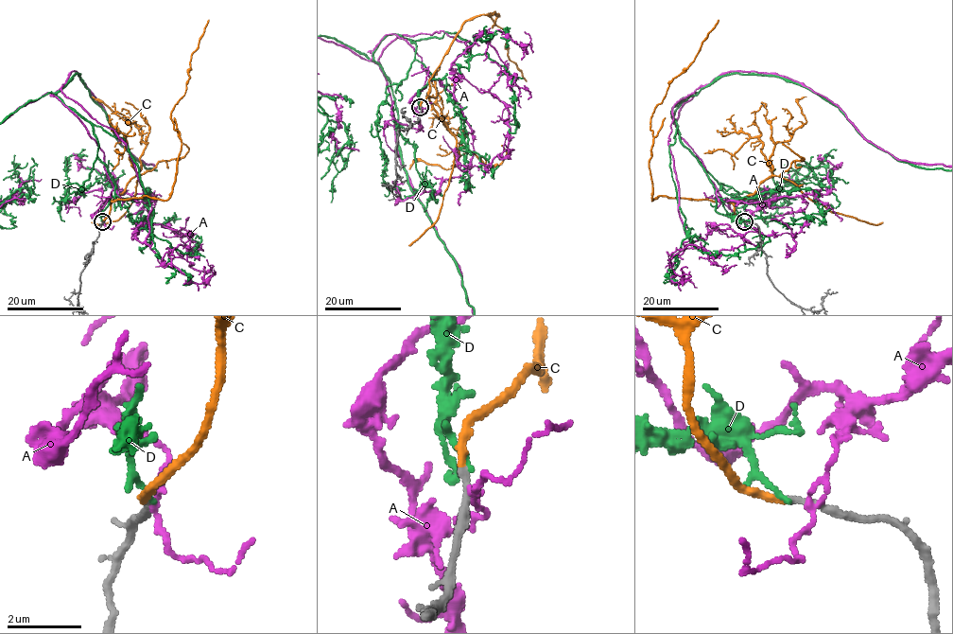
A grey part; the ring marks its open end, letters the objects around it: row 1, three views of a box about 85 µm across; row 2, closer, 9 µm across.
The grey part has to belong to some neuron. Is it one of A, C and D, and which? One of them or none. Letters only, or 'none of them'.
C

